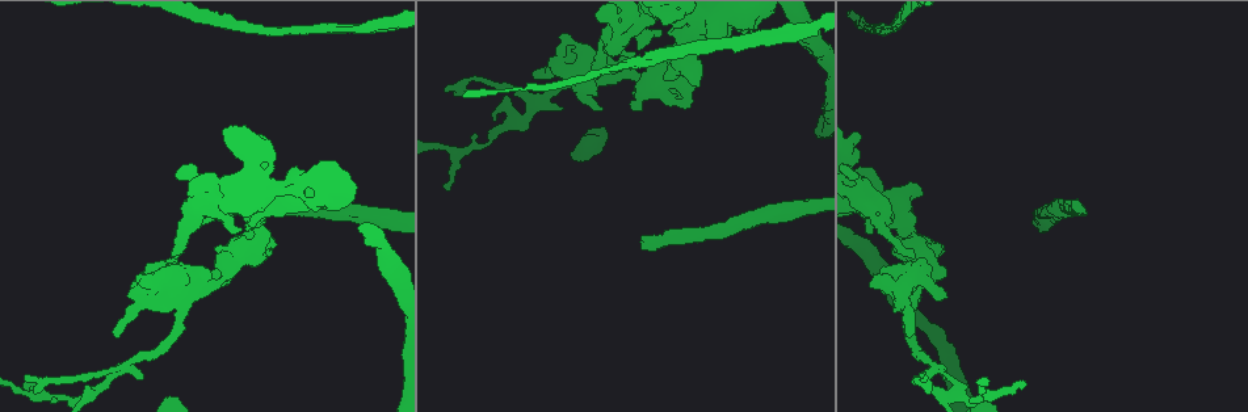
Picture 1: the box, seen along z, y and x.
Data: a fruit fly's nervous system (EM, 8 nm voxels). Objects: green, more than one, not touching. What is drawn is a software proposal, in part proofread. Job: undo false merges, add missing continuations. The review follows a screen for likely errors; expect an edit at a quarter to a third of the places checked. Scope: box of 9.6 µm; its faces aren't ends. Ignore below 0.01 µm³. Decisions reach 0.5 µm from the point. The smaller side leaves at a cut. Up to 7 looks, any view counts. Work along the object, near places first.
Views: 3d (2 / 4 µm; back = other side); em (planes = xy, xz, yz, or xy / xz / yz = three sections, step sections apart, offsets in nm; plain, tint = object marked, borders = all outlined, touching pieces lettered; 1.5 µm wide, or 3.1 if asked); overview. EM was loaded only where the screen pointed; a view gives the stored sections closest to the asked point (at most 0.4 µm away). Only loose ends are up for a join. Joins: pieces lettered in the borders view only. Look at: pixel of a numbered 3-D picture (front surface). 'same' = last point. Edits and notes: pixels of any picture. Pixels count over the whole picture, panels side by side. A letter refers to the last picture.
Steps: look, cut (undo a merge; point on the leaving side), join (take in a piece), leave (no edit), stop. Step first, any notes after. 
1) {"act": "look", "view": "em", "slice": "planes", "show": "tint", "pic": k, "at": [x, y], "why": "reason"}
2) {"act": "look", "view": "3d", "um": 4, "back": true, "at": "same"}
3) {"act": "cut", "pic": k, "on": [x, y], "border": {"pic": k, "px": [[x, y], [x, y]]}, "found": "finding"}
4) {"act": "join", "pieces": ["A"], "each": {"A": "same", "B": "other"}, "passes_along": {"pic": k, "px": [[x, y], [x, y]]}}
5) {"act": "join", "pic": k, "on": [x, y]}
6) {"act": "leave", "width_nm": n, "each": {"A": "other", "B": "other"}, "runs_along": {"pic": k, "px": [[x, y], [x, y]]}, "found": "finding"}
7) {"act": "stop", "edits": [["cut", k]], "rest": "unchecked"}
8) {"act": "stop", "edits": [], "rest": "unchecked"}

{"act": "look", "view": "3d", "um": 4, "back": true, "pic": 1, "at": [561, 64], "why": "an open end"}

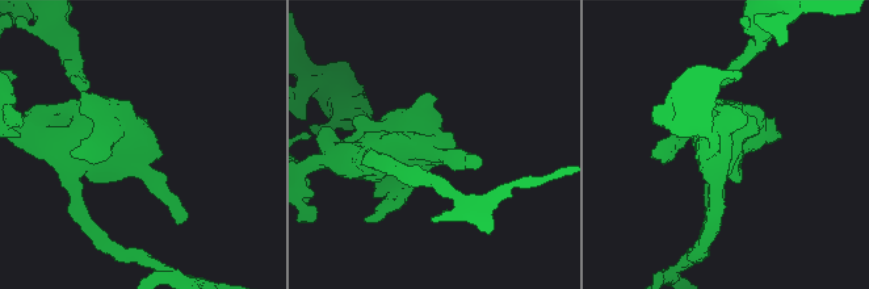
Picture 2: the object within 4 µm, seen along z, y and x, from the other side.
{"act": "look", "view": "em", "slice": "xz", "step": 4, "show": "borders", "pic": 2, "at": [434, 143]}

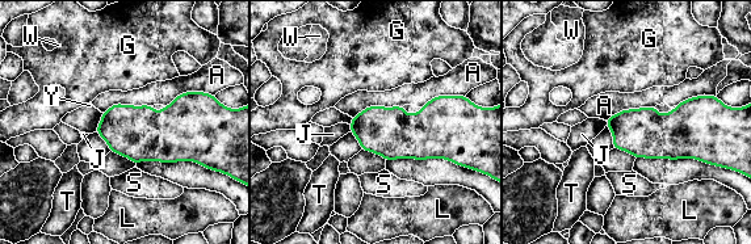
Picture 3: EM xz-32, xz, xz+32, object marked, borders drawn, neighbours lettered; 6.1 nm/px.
{"act": "look", "view": "em", "slice": "planes", "show": "borders", "at": "same"}

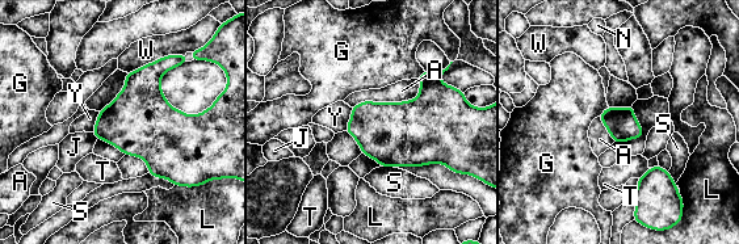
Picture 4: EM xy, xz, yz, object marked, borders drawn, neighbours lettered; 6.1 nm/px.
{"act": "leave", "width_nm": 420, "each": {"A": "other", "G": "other", "J": "other", "L": "other", "N": "other", "S": "other", "T": "other", "W": "other", "Y": "other"}, "border": {"pic": 4, "px": [[422, 84], [412, 99], [352, 108]]}, "found": "no lettered piece goes on from it"}

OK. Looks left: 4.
{"act": "look", "view": "em", "slice": "yz", "step": 8, "show": "borders", "pic": 1, "at": [27, 385], "why": "an open end"}

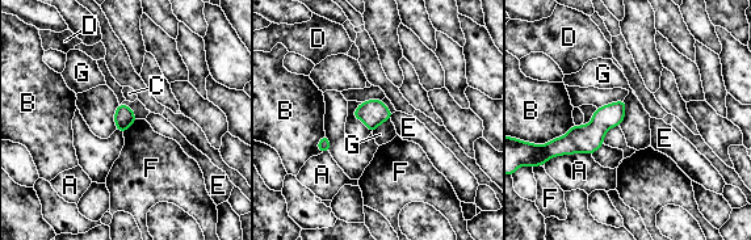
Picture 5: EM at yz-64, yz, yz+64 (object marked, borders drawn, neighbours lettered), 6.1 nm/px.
{"act": "leave", "longest_contact_nm": ["A", 260], "each": {"A": "other", "B": "other", "C": "other", "D": "other", "E": "other", "F": "other", "G": "other"}, "border": {"pic": 5, "px": [[137, 120], [122, 133]]}, "found": "none of them fits"}

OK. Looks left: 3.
{"act": "look", "view": "em", "slice": "planes", "show": "tint", "pic": 1, "at": [641, 239], "why": "branch stops here"}

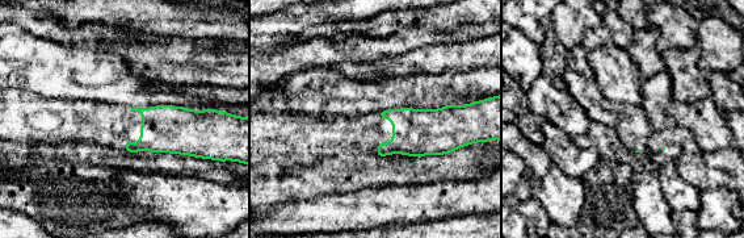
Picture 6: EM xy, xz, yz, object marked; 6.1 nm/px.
{"act": "look", "view": "em", "slice": "planes", "show": "borders", "at": "same"}

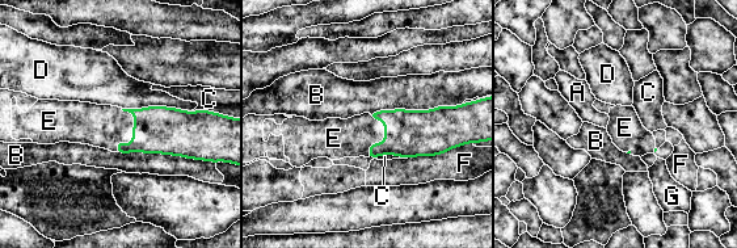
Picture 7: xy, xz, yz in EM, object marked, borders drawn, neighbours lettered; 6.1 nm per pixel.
{"act": "join", "pieces": ["E"], "each": {"A": "other", "B": "other", "C": "other", "D": "other", "E": "same", "F": "other", "G": "other"}, "passes_along": {"pic": 7, "px": [[163, 130], [133, 134], [101, 126]]}, "found": "it goes on there"}

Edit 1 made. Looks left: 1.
{"act": "stop", "edits": [["join", 7]], "rest": "unchecked"}

